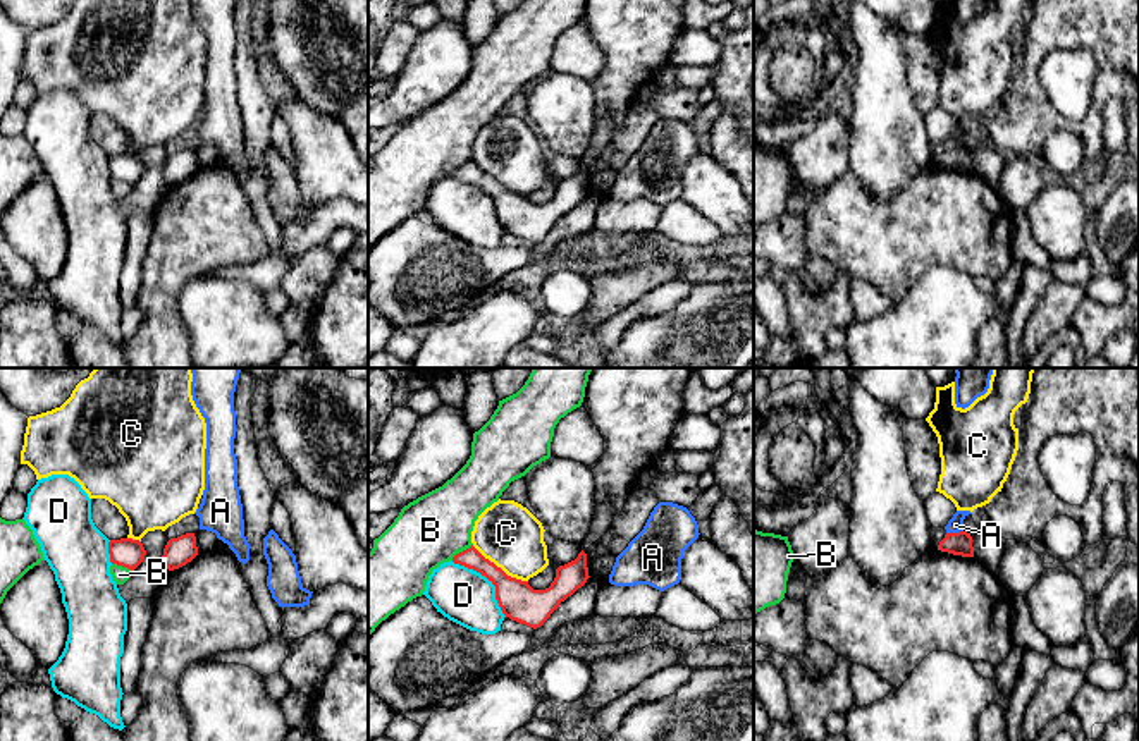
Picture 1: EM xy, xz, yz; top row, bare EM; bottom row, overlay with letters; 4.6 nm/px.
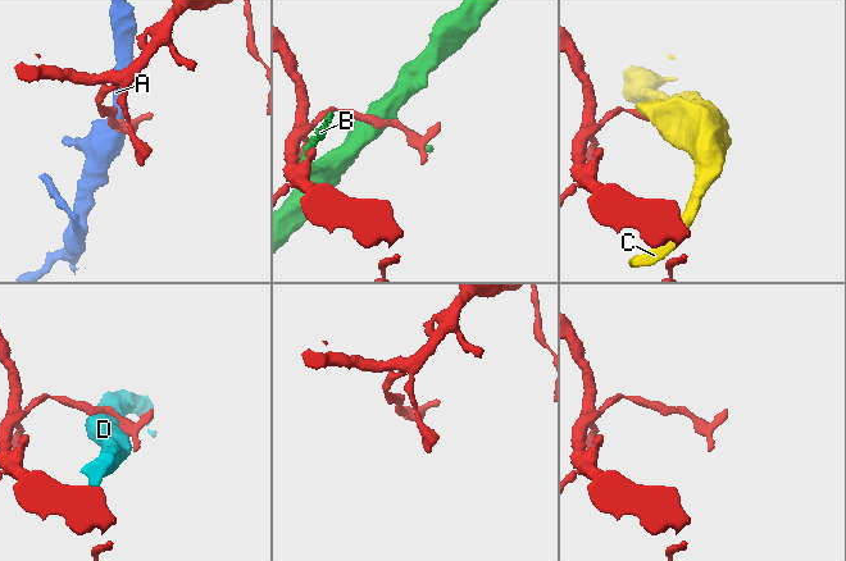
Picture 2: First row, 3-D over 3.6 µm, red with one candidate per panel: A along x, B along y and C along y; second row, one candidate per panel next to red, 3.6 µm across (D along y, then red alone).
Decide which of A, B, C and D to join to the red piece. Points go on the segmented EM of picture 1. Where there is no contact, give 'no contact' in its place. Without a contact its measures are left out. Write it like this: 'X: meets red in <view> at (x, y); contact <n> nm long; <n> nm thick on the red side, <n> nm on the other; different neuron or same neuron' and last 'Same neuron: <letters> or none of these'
A: meets red in yz at (954, 533); contact 80 nm long; 110 nm thick on the red side, 70 nm on the other; different neuron
B: meets red in xz at (463, 551); contact 130 nm long; 100 nm thick on the red side, 320 nm on the other; different neuron
C: meets red in xz at (499, 568); contact 320 nm long; 180 nm thick on the red side, 300 nm on the other; different neuron
D: meets red in xz at (487, 578); contact 380 nm long; 180 nm thick on the red side, 260 nm on the other; different neuron
Same neuron: none of these

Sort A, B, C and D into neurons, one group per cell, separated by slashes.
A / B / C / D

